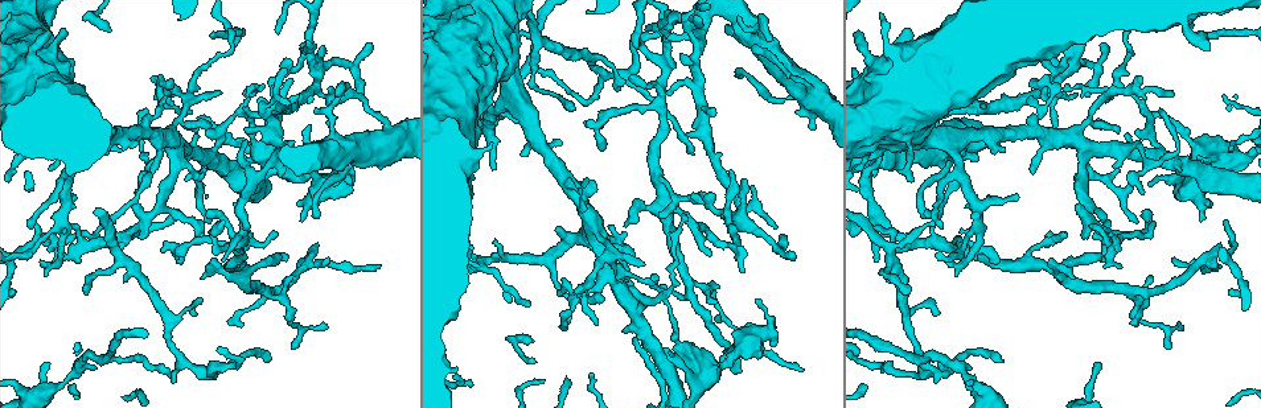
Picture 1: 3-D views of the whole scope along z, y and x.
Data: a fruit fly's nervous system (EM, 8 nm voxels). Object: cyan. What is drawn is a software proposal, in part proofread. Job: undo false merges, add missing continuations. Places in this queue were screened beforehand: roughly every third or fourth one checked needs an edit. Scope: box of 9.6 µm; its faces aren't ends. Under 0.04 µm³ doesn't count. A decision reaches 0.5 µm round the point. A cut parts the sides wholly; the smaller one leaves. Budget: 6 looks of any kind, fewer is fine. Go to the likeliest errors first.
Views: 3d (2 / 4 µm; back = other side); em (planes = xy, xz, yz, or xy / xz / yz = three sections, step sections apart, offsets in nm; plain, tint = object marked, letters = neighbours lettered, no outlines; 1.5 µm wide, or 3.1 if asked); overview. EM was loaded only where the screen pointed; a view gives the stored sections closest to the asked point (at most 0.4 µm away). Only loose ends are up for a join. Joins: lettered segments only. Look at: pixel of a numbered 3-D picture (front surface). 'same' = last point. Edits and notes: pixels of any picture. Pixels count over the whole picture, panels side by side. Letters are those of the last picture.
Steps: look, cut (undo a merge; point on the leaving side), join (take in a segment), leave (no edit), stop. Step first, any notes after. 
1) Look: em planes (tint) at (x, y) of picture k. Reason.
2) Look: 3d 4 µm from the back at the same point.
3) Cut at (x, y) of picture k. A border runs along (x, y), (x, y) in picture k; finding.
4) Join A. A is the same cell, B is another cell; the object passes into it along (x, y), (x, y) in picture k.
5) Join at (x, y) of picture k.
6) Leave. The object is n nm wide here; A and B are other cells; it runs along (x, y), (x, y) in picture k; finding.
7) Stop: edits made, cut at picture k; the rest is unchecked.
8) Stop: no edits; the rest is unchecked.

Look: 3d 2 µm at (1150, 186) of picture 1. Free end.

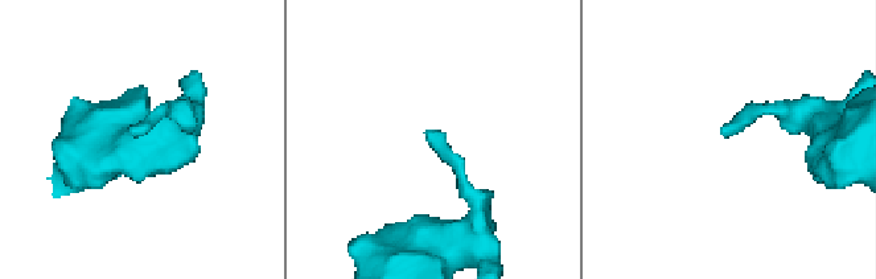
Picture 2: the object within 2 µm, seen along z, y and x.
Look: em planes (letters) at (721, 132) of picture 2.

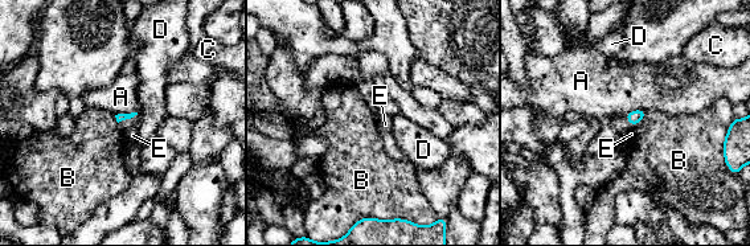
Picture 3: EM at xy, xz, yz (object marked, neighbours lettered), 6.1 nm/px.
Leave. A, B, C, D and E are other cells; a border runs along (647, 113), (632, 127) in picture 3; none of them fits.

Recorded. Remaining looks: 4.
Look: em planes (plain) at (950, 245) of picture 1. Three-way junction.

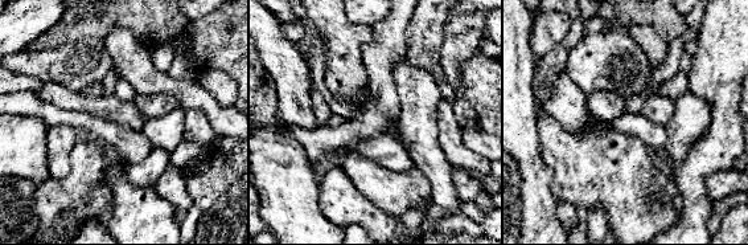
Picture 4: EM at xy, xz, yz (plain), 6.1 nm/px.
Look: em planes (letters) at the same point.

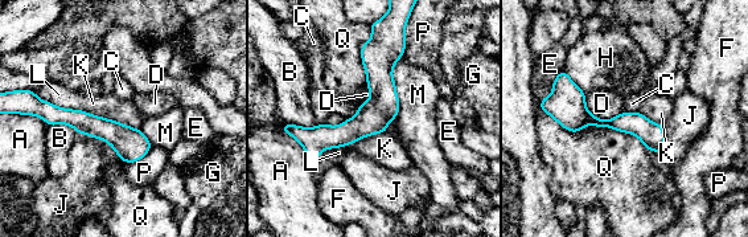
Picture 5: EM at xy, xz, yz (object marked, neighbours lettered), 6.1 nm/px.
Leave. The longest contact is with Q, 750 nm; A, B, C, D, E, F, G, H, J, K, L, M, P and Q are other cells; a border runs along (584, 93), (594, 115), (623, 113) in picture 5; all the same neuron.

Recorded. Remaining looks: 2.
Look: em yz step 4 (letters) at (716, 301) of picture 1.

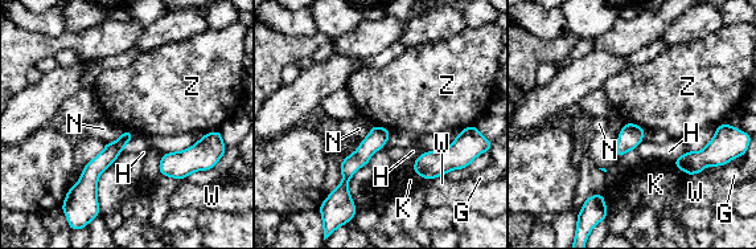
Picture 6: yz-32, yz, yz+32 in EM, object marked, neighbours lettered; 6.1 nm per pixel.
Look: em planes (letters) at the same point. Another direction.

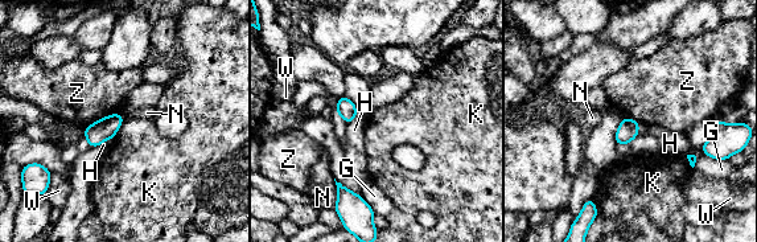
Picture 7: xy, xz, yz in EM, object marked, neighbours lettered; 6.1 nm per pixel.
Leave. G, H, K, N, W and Z are other cells; a border runs along (124, 120), (112, 139) in picture 7; no lettered segment goes on from it.

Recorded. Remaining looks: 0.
Stop: no edits; the rest is unchecked.

